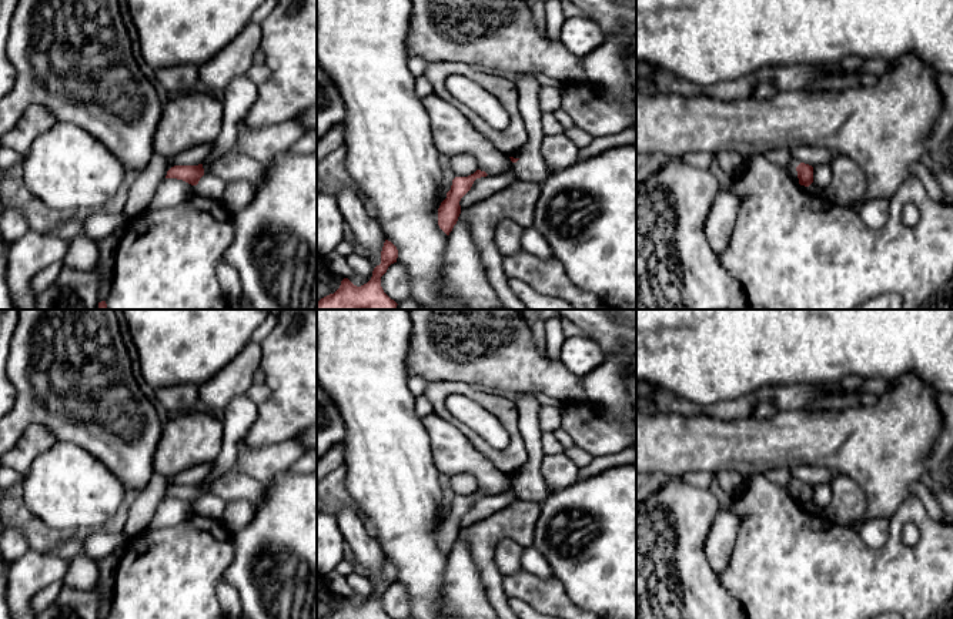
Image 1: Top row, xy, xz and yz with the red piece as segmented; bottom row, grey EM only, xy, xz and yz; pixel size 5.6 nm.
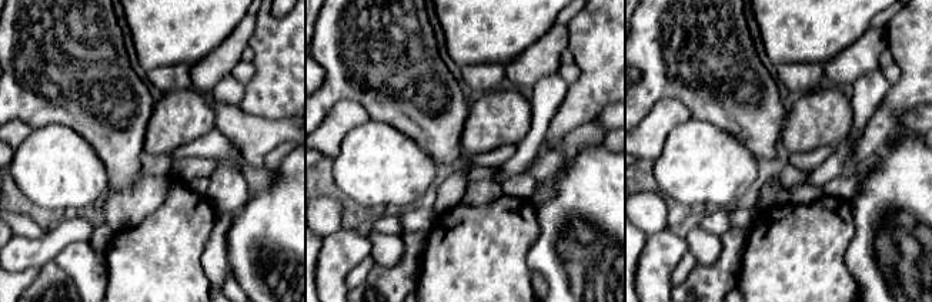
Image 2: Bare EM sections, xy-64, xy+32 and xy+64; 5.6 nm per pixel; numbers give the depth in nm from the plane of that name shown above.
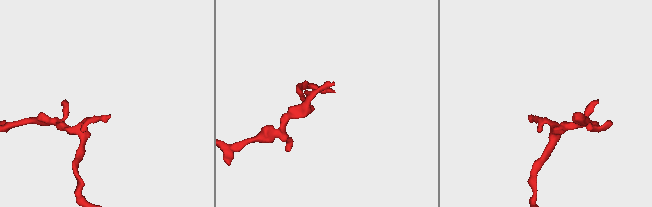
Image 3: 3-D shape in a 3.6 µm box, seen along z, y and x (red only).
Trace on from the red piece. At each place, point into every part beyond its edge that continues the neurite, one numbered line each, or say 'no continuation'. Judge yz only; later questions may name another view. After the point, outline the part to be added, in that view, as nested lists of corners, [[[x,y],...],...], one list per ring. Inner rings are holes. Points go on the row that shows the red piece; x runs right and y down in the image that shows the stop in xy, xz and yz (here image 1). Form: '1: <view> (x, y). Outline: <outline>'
1: yz (793, 163). Outline: [[[792,158],[789,165],[786,167],[789,175],[792,177],[792,180],[795,183],[799,184],[799,178],[797,178],[797,171],[796,171],[796,167],[800,164],[802,161],[799,161],[797,158]]]

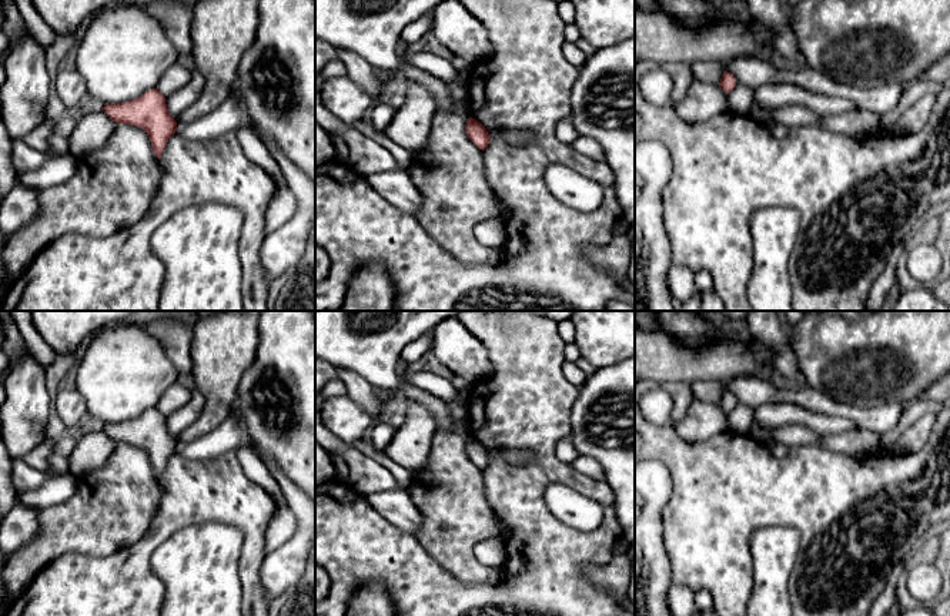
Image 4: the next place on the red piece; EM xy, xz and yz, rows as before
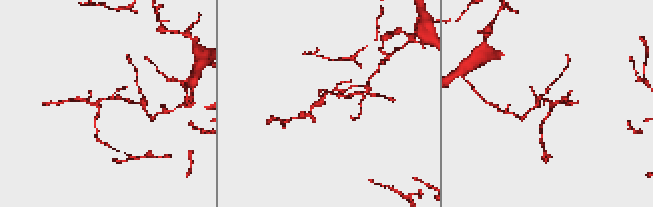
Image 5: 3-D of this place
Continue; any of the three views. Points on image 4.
no continuation

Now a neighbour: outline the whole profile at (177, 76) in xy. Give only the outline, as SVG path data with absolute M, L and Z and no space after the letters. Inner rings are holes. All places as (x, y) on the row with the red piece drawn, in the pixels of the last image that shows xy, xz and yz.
M174 63L160 78L157 90L168 97L181 87L184 87L191 78L191 71L184 66Z

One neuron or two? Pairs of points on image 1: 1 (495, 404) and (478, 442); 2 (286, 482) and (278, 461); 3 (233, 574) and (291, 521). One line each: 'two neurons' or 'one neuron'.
1: one neuron
2: two neurons
3: one neuron

